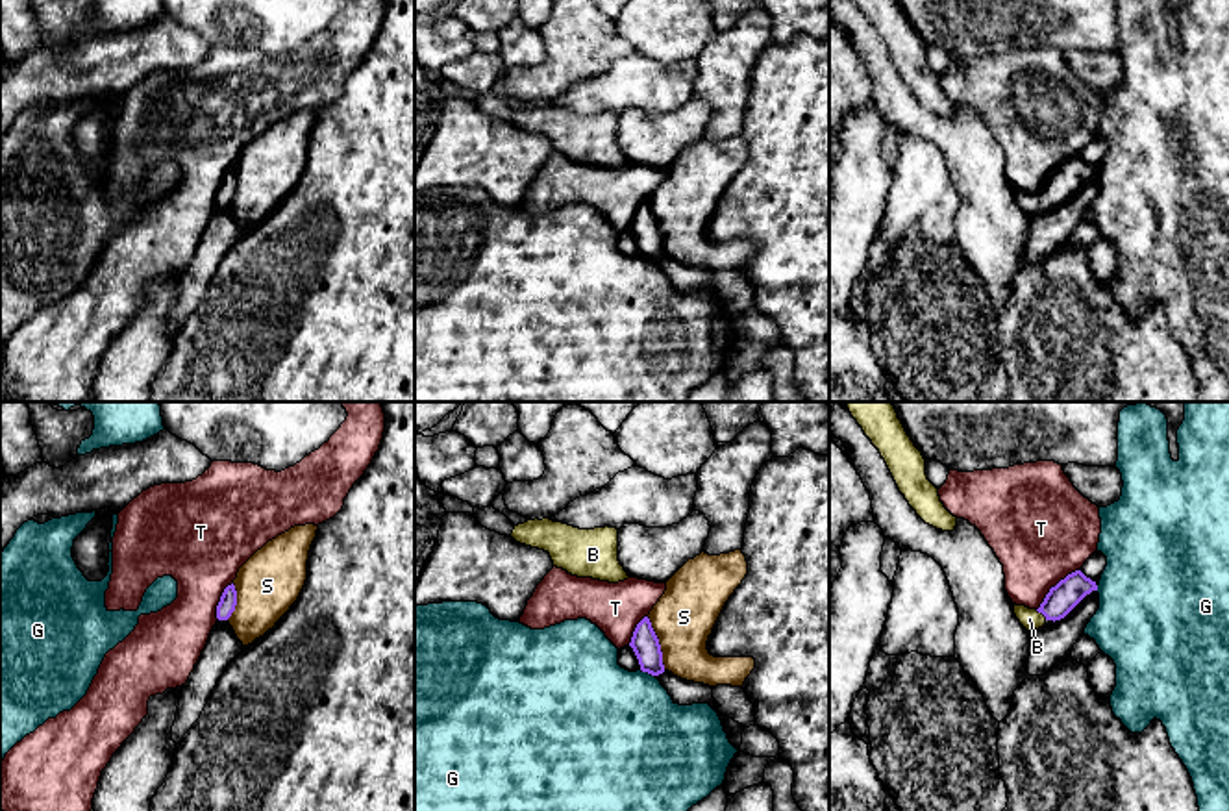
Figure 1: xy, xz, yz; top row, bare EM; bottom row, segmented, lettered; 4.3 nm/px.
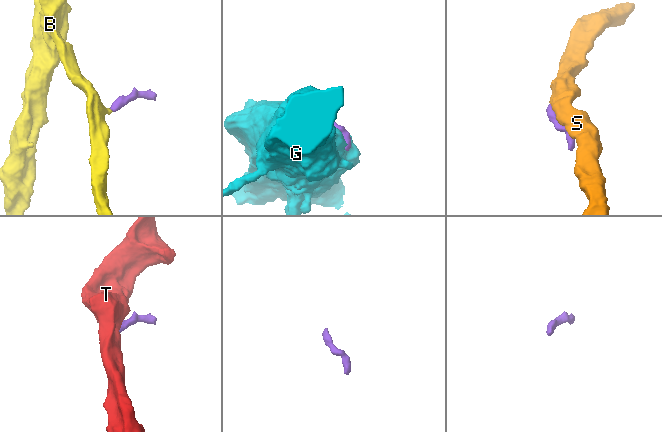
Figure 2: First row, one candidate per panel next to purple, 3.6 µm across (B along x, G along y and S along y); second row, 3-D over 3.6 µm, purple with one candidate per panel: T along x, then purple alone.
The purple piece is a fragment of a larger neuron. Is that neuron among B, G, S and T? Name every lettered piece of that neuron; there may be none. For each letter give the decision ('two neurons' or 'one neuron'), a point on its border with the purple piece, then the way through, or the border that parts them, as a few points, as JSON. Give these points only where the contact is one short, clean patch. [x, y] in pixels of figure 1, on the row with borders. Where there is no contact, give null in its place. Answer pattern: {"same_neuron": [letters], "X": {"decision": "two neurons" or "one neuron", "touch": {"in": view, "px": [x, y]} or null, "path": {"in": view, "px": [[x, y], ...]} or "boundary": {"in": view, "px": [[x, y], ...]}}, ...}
{"same_neuron": ["B"], "B": {"decision": "one neuron", "touch": {"in": "yz", "px": [1041, 611]}, "path": {"in": "yz", "px": [[1061, 598], [1050, 610], [1041, 611], [1030, 619]]}}, "G": {"decision": "two neurons", "touch": {"in": "xz", "px": [648, 673]}}, "S": {"decision": "two neurons", "touch": {"in": "xz", "px": [657, 643]}}, "T": {"decision": "two neurons", "touch": {"in": "yz", "px": [1055, 586]}, "boundary": {"in": "yz", "px": [[1080, 569], [1061, 578], [1037, 610]]}}}

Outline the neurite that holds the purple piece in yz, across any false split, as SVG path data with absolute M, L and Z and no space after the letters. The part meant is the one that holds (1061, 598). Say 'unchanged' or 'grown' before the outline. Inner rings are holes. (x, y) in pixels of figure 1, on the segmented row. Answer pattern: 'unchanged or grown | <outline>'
grown | M1075 570L1049 589L1038 609L1014 604L1014 615L1027 631L1035 631L1048 620L1064 618L1092 591L1098 591L1096 581Z

